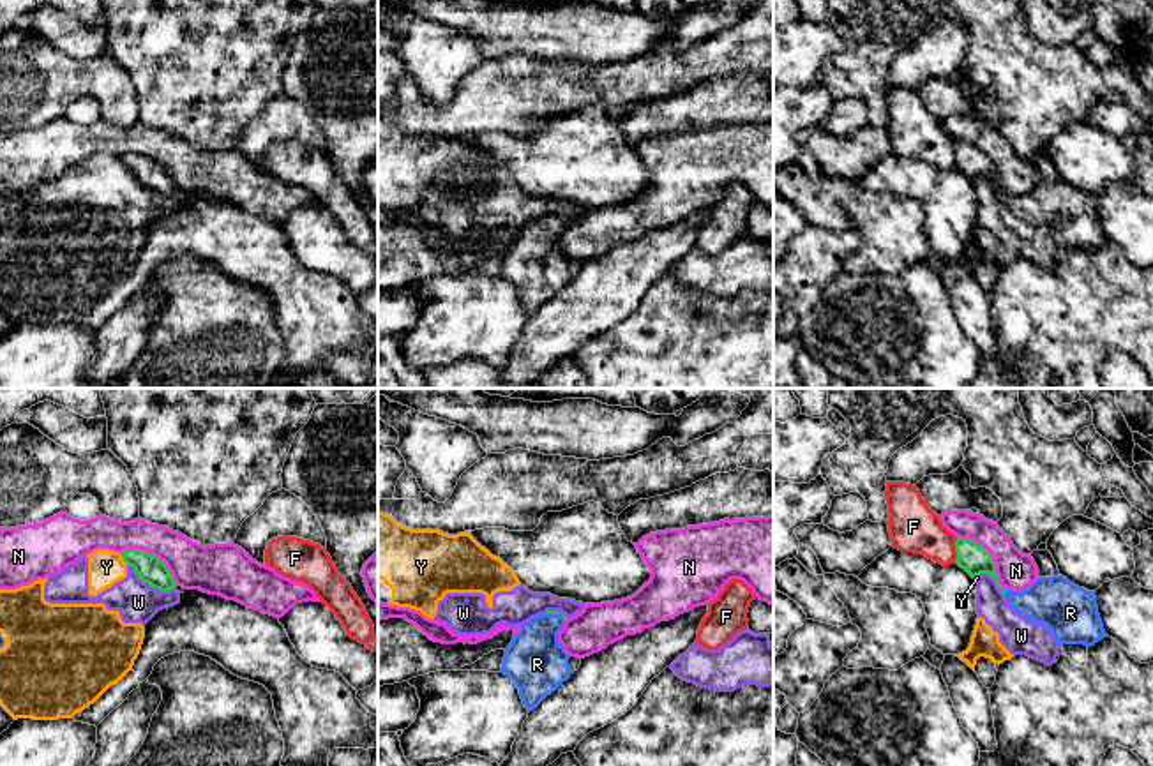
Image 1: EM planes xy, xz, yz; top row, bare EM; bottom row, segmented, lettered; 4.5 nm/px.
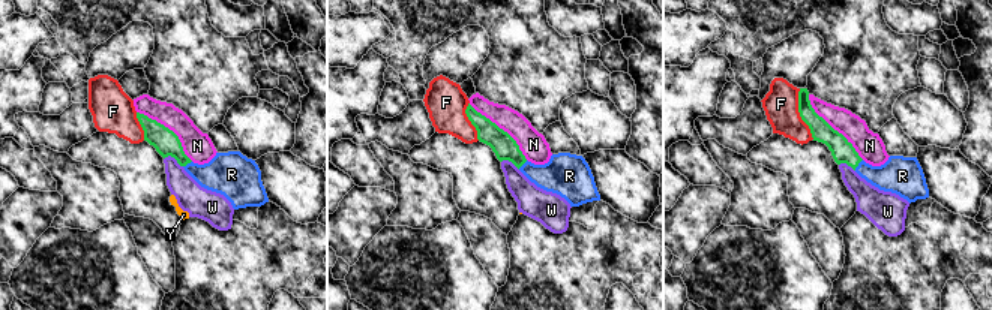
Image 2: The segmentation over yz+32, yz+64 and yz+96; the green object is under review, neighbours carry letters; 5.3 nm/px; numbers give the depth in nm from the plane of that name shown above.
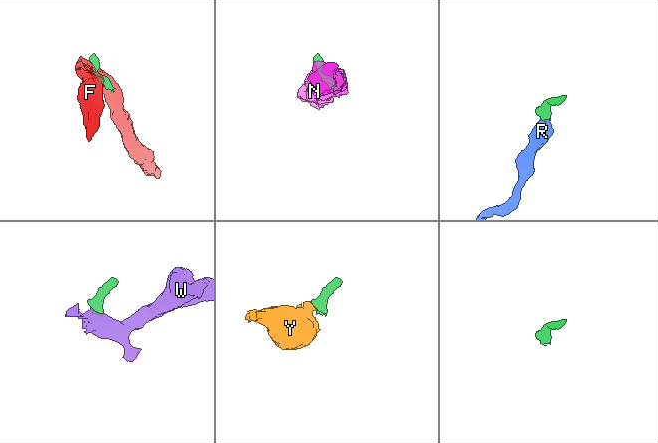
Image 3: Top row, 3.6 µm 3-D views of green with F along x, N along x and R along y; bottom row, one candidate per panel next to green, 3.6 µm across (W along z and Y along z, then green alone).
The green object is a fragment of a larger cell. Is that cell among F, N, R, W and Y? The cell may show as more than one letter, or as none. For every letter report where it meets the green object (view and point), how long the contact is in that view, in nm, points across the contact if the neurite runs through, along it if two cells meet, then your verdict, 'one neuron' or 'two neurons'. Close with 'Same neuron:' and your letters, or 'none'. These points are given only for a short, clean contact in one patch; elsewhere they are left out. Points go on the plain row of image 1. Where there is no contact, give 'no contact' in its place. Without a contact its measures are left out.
F: meets green in yz at (956, 154); contact 120 nm long; two neurons
N: meets green in yz at (991, 161); contact 340 nm long; two neurons
R: meets green in xz at (557, 217); contact 100 nm long; runs through xz (565, 223), (557, 217), (537, 244), (537, 269); one neuron
W: meets green in xy at (150, 189); contact 260 nm long; border along xy (128, 168), (152, 191), (161, 195), (175, 193); two neurons
Y: meets green in xy at (122, 161); contact 70 nm long; border along xy (119, 157), (128, 168); two neurons
Same neuron: R

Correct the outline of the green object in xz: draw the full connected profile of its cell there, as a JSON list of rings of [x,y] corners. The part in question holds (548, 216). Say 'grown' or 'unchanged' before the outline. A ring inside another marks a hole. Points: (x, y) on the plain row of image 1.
grown; [[[547,215],[524,228],[505,254],[501,275],[519,293],[523,309],[531,316],[572,279],[570,259],[558,247],[569,222]]]

